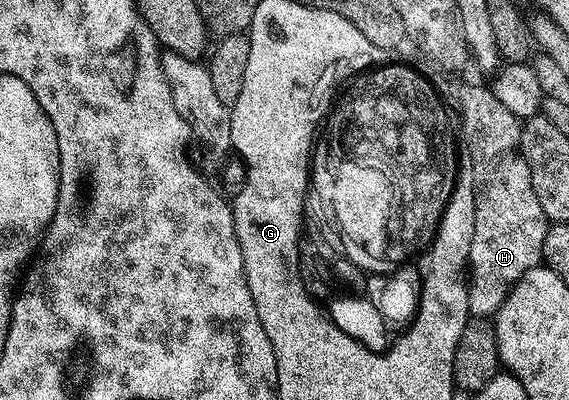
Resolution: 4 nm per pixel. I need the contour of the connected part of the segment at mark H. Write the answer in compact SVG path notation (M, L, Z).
M465 85L457 93L457 101L461 104L461 129L459 125L459 133L465 136L465 145L463 141L463 149L469 152L468 160L473 167L473 186L475 187L475 209L493 209L493 213L485 213L485 225L481 225L481 229L477 231L477 241L471 239L471 251L469 252L469 267L467 270L467 303L469 304L469 315L473 319L489 319L499 311L499 307L507 299L507 295L515 287L515 283L519 283L519 279L523 279L523 275L527 275L527 271L538 268L542 264L543 258L541 248L543 247L543 239L547 228L546 215L539 207L539 199L535 199L535 191L531 187L531 171L527 167L527 163L521 154L521 126L522 122L515 116L511 115L511 111L507 111L507 107L503 107L503 103L499 103L499 99L495 99L492 88L481 85Z

